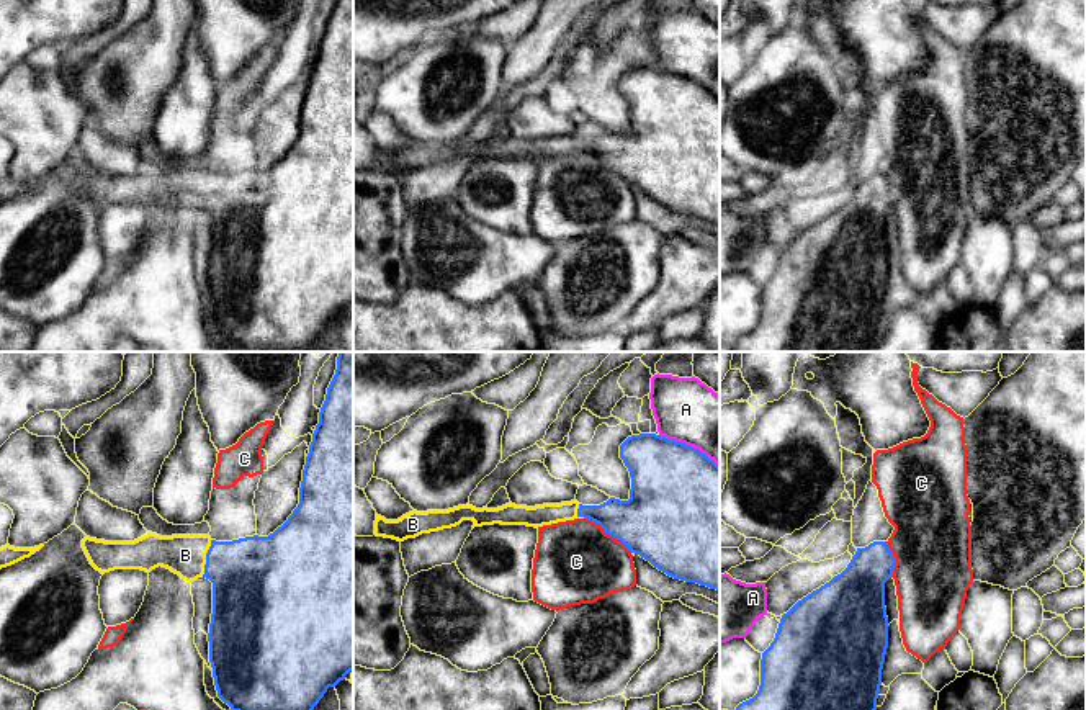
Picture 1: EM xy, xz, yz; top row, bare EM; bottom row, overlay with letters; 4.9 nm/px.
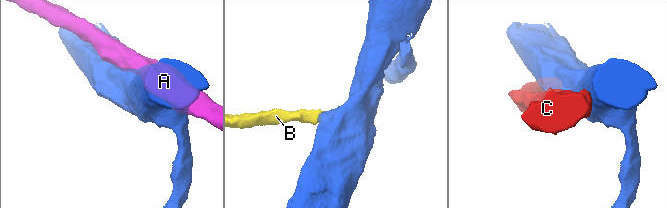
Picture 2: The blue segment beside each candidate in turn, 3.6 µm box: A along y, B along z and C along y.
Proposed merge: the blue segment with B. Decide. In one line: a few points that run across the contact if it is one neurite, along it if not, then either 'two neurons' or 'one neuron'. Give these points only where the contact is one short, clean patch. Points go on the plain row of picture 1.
line xy (252, 211), (241, 203), (206, 192), (185, 188); one neuron

